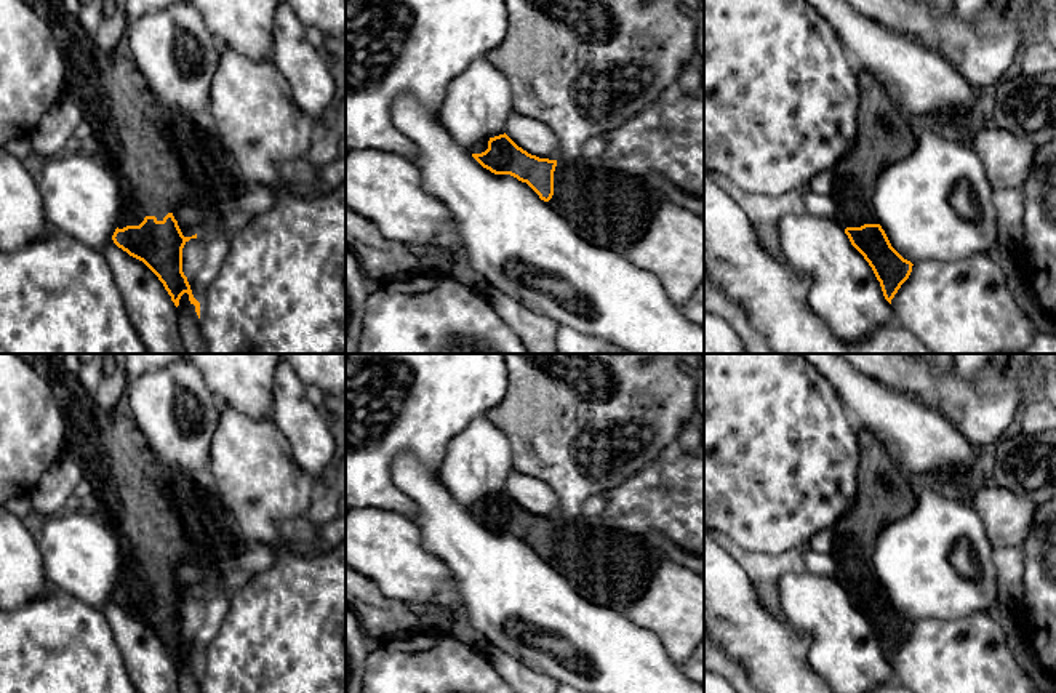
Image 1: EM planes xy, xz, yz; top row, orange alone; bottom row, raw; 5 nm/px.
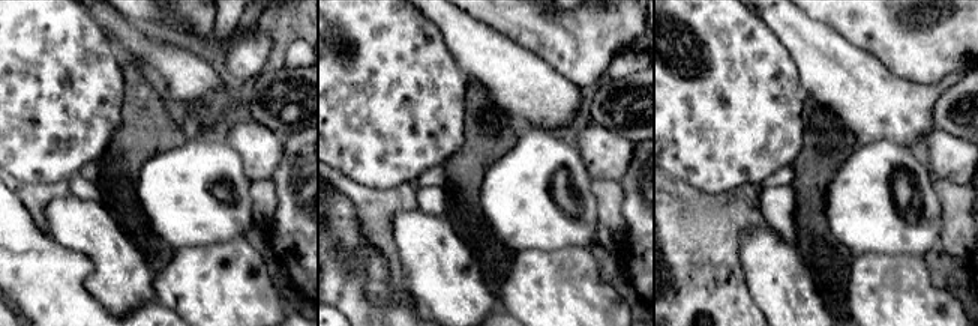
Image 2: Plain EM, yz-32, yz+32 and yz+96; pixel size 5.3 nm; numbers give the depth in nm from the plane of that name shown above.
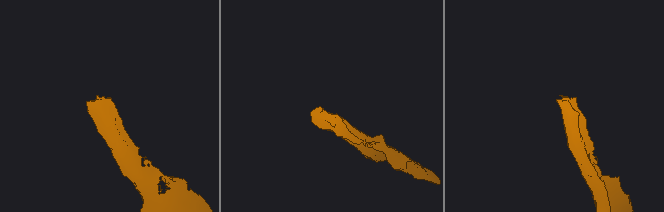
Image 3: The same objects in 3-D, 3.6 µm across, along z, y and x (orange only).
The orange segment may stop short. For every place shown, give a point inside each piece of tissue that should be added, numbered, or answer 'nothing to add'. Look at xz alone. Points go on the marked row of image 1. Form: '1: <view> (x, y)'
1: xz (608, 208)

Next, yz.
1: yz (884, 136)

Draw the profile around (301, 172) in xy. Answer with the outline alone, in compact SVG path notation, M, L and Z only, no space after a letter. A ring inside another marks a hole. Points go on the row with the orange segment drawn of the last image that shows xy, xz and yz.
M307 157L280 162L277 168L285 181L296 184L312 182L318 174L318 170L309 162Z

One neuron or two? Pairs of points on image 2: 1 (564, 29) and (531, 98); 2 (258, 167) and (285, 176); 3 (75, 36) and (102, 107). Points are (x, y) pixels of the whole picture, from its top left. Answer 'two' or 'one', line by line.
1: two
2: two
3: one

